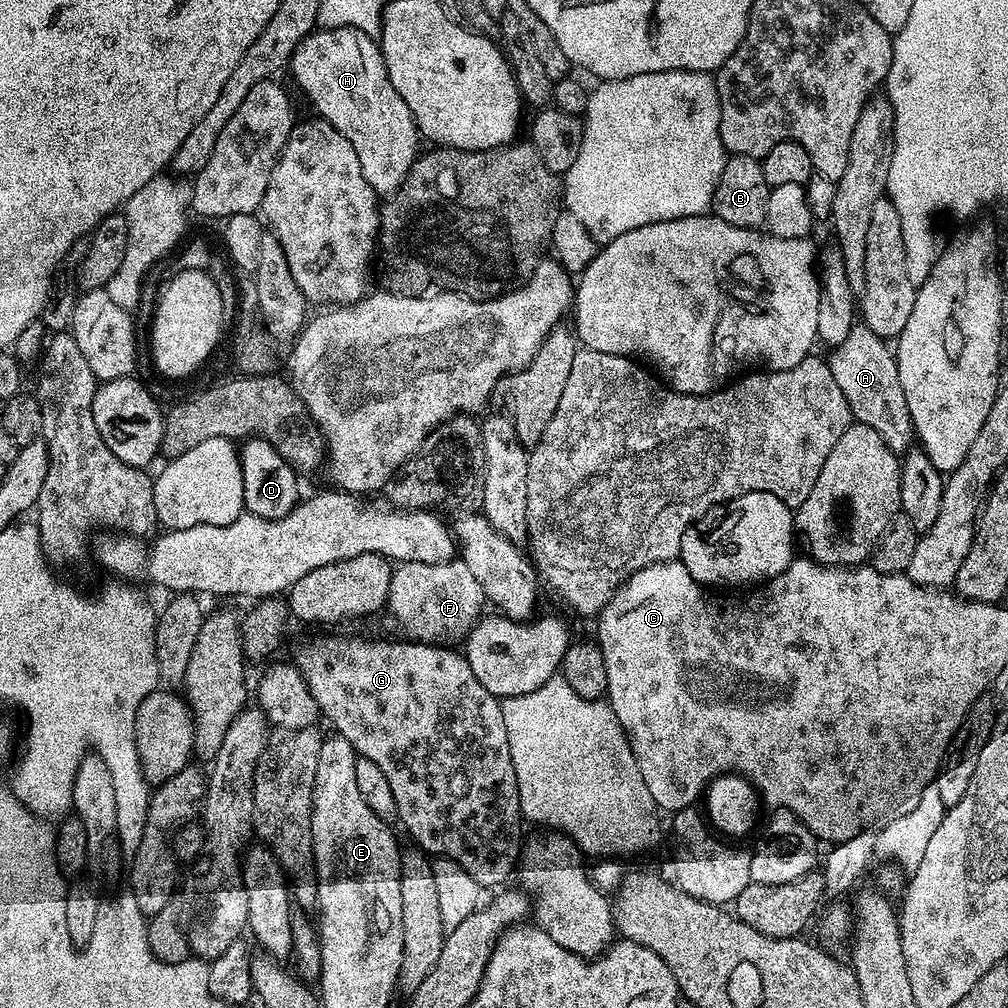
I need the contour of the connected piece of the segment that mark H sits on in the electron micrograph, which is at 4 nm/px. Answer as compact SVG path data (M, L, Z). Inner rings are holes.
M320 28L312 31L294 50L290 61L291 72L293 82L312 103L316 111L313 113L319 119L330 122L330 126L334 126L334 130L338 130L338 134L354 146L354 154L358 154L358 162L362 162L362 174L366 174L366 182L370 182L372 189L377 194L395 192L418 158L416 147L422 144L422 140L410 114L410 106L402 102L398 90L394 90L390 82L379 43L369 33L357 28Z

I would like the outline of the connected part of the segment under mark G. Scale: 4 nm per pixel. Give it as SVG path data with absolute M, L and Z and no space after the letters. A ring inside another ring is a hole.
M324 636L317 644L304 644L300 653L294 657L294 663L304 675L306 686L310 686L310 694L314 694L314 702L318 702L323 719L333 724L335 731L355 750L357 757L374 762L382 774L386 774L386 782L390 782L390 790L394 793L394 804L399 823L404 823L406 831L412 835L411 843L425 854L436 858L452 860L474 882L478 882L481 889L495 889L504 886L508 875L515 873L518 861L522 855L522 839L520 840L520 824L522 813L520 810L520 795L518 794L518 778L514 774L514 762L510 758L510 742L506 738L506 722L502 718L502 703L478 678L474 678L474 670L470 670L470 662L463 651L452 646L438 644L422 644L408 638L400 640L347 640L344 636Z

